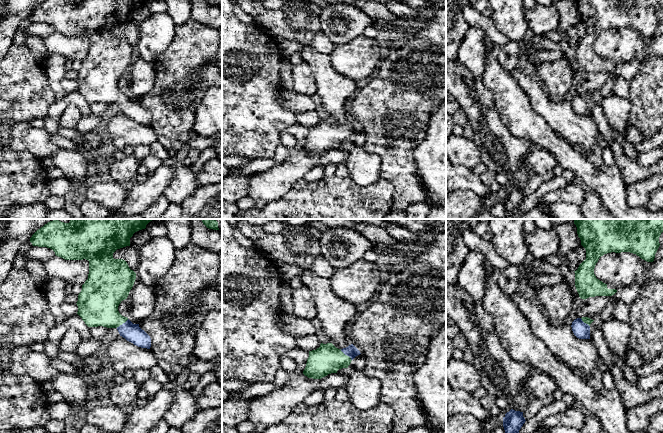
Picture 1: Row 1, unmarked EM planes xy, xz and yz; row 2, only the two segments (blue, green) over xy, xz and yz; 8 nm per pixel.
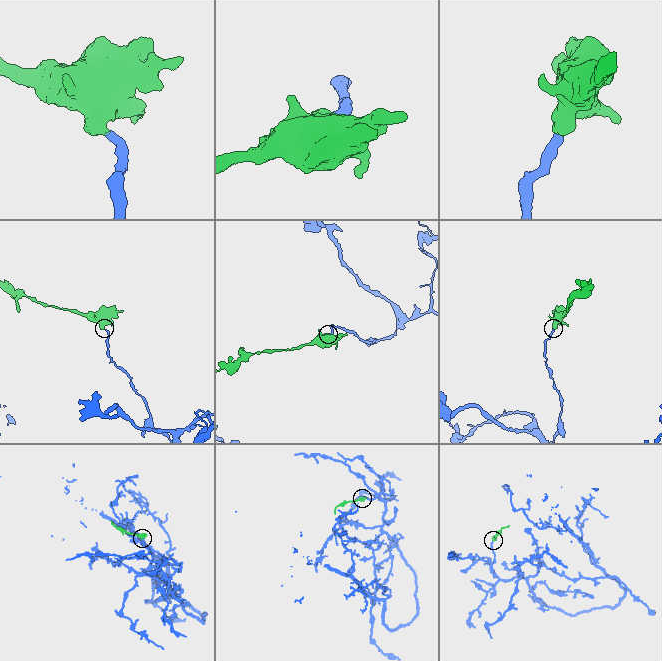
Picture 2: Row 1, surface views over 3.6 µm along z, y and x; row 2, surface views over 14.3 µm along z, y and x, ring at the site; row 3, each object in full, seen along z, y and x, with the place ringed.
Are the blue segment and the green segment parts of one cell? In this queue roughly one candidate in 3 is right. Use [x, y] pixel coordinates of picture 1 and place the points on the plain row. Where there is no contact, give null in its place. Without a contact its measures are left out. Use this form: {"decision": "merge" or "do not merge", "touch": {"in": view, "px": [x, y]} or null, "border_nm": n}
{"decision": "merge", "touch": {"in": "xz", "px": [346, 130]}, "border_nm": 130}

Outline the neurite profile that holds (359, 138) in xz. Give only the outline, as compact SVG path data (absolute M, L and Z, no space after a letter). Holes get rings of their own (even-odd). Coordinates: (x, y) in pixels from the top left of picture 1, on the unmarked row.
M360 130L351 137L347 145L363 147L365 143L366 134L362 130Z

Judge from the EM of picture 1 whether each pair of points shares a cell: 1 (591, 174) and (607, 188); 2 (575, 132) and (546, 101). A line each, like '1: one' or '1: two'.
1: one
2: one

